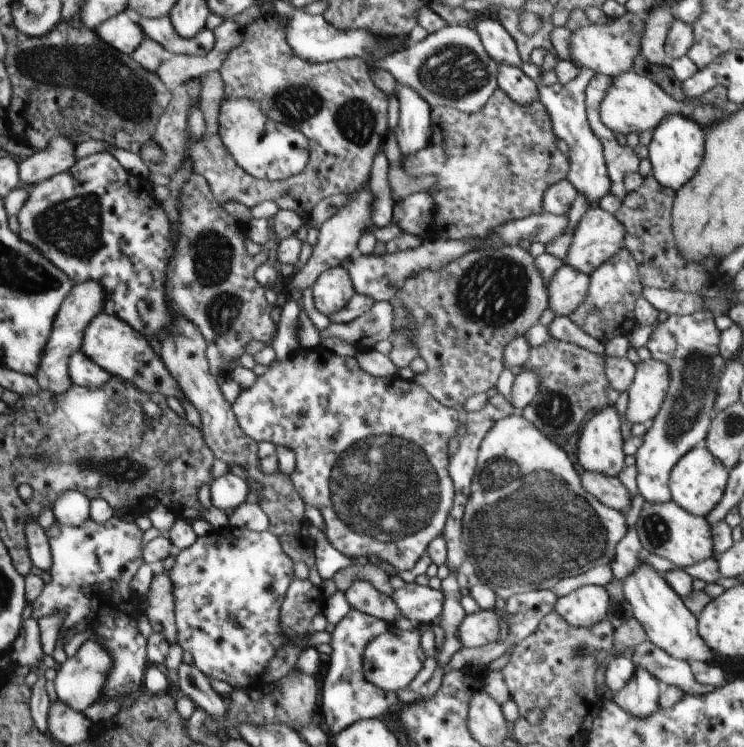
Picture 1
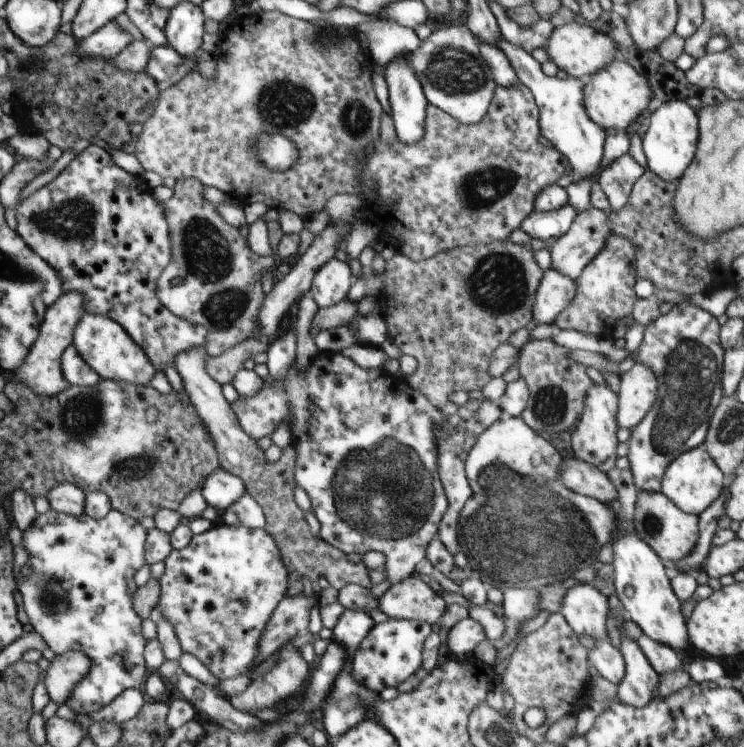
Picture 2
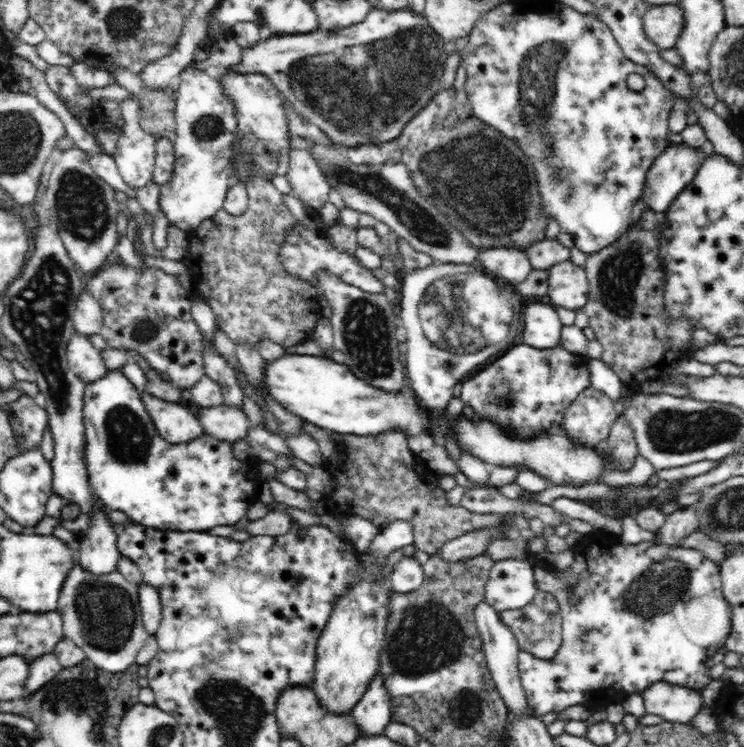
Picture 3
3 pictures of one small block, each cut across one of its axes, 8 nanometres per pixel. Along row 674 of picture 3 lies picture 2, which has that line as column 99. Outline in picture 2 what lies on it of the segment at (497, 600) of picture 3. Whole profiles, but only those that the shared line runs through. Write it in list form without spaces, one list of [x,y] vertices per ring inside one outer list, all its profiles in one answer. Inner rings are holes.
[[[52,508],[47,510],[44,514],[39,514],[34,524],[23,533],[22,544],[28,551],[30,557],[28,564],[36,569],[28,577],[24,577],[24,580],[18,581],[18,590],[22,595],[23,606],[25,606],[25,611],[30,624],[33,626],[33,630],[42,635],[48,647],[50,647],[56,655],[68,651],[82,651],[84,654],[87,654],[92,661],[90,672],[75,686],[72,696],[66,702],[66,705],[76,714],[83,712],[91,715],[93,712],[104,708],[125,690],[138,689],[144,686],[146,674],[148,674],[148,667],[144,656],[147,640],[144,639],[142,635],[140,627],[143,620],[140,619],[138,614],[134,611],[132,607],[132,598],[134,591],[137,589],[136,583],[134,583],[134,574],[147,563],[144,558],[147,533],[148,530],[144,529],[135,518],[126,516],[117,510],[112,509],[103,519],[95,519],[90,518],[85,512],[75,517],[56,512]]]

